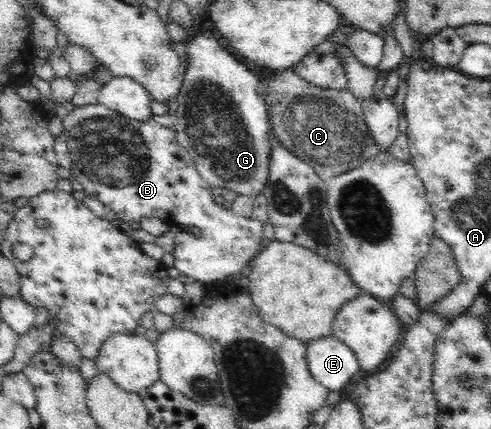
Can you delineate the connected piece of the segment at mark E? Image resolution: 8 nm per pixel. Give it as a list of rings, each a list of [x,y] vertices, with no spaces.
[[[333,336],[312,340],[305,347],[309,373],[329,391],[342,393],[360,369],[350,348]]]

